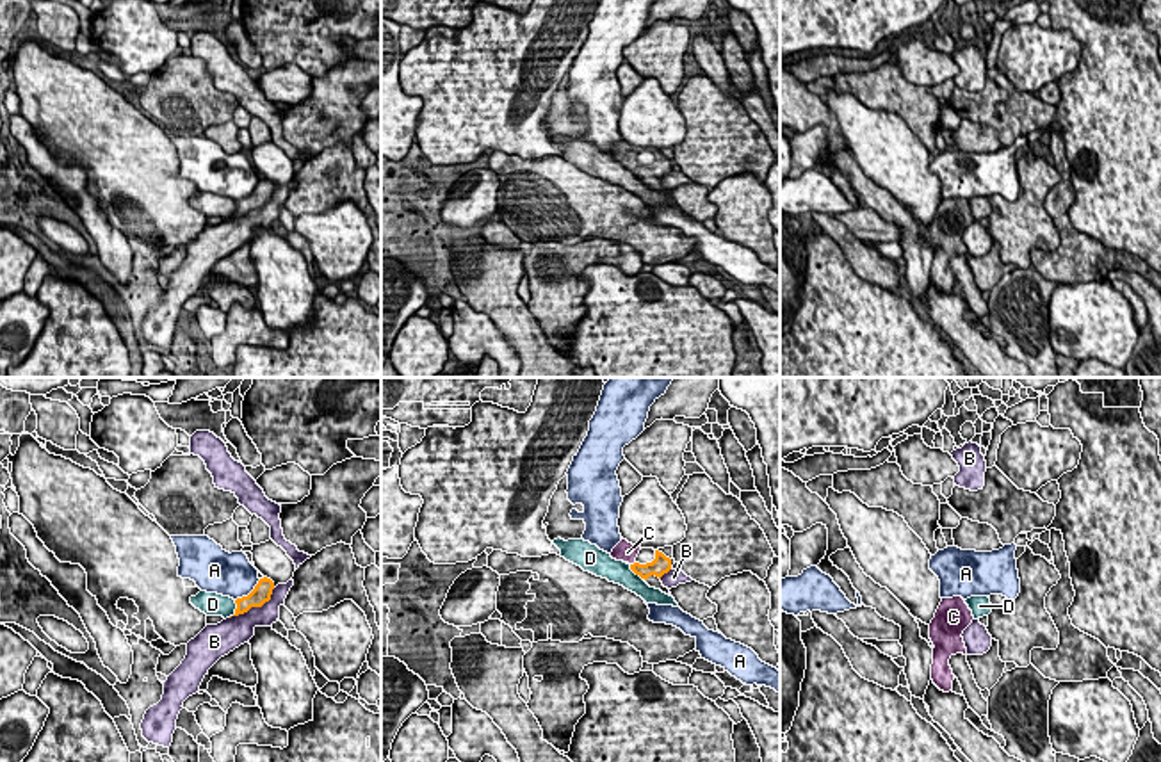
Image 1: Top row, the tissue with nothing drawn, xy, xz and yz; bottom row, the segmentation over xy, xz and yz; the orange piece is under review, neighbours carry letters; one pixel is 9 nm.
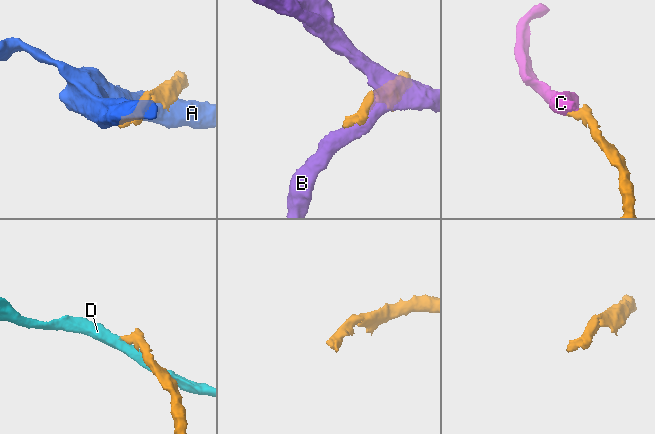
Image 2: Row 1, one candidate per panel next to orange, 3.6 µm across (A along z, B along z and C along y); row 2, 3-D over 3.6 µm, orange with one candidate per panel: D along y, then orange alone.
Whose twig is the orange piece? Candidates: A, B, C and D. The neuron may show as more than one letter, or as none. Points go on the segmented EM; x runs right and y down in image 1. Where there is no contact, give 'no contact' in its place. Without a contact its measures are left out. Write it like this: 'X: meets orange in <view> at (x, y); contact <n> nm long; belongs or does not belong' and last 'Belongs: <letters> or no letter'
A: meets orange in xy at (250, 593); contact 320 nm long; does not belong
B: meets orange in xy at (255, 606); contact 500 nm long; does not belong
C: meets orange in xz at (634, 563); contact 60 nm long; belongs
D: meets orange in xy at (235, 609); contact 170 nm long; does not belong
Belongs: C

